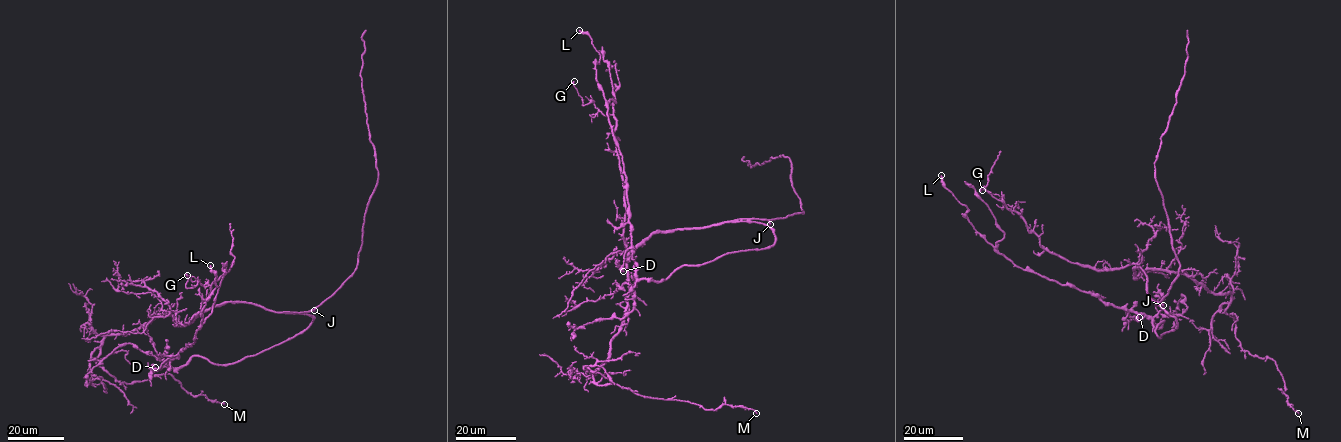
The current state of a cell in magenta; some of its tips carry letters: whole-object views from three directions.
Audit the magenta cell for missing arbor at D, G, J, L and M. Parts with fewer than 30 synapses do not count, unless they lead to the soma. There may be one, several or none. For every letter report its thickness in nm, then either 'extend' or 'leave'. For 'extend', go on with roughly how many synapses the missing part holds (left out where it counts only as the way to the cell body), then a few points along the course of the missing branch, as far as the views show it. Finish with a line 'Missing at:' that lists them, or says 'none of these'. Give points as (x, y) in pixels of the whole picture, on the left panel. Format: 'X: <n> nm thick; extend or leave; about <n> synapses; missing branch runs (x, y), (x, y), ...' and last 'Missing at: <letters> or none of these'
D: 180 nm thick; leave
G: 180 nm thick; leave
J: 280 nm thick; leave
L: 320 nm thick; leave
M: 190 nm thick; leave
Missing at: none of these

